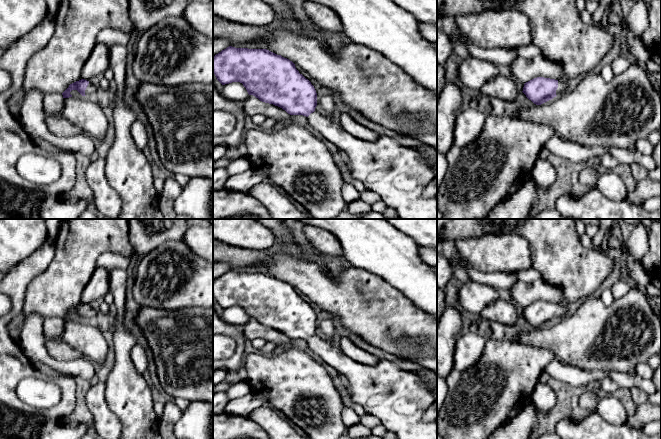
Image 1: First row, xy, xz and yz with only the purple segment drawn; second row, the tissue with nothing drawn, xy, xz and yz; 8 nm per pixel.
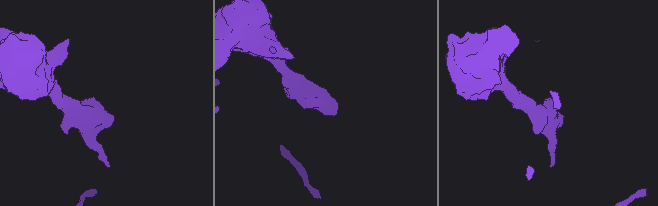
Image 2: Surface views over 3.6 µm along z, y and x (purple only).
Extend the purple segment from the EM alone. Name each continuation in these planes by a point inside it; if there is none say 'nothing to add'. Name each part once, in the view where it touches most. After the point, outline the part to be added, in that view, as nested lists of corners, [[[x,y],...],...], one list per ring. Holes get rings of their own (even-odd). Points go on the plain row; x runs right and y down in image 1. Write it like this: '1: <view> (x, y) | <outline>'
1: yz (562, 309) | [[[558,304],[558,312],[556,314],[556,319],[561,319],[567,316],[567,305]]]

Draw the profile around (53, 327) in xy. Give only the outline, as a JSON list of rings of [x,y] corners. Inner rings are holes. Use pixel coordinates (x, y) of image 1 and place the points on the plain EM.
[[[51,317],[44,320],[43,331],[50,357],[58,361],[83,358],[79,351],[71,348],[60,339],[64,328],[63,323],[61,317]]]

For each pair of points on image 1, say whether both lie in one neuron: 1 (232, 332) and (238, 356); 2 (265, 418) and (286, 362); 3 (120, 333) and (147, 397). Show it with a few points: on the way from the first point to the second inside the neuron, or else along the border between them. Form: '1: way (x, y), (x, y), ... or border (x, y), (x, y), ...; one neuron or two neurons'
1: way (238, 338), (239, 350); one neuron
2: border (272, 407), (274, 410); two neurons
3: way (123, 349), (123, 373), (131, 381); one neuron

